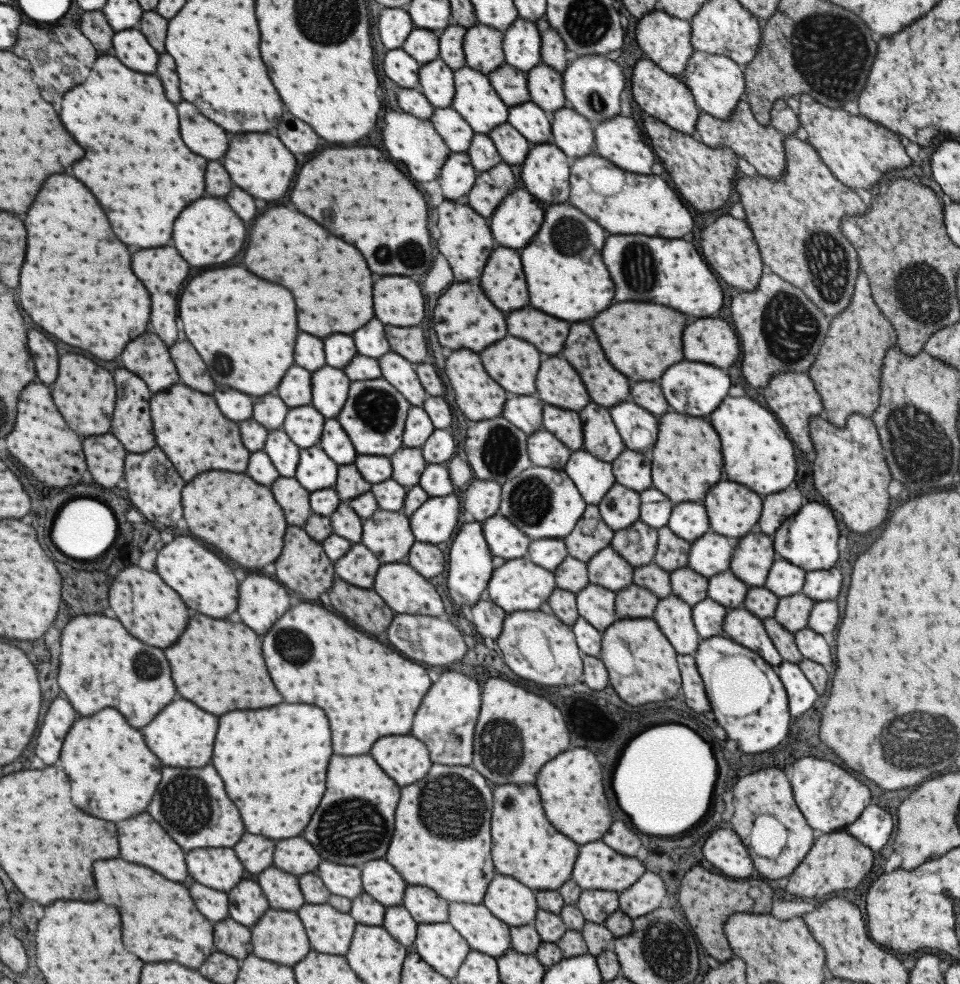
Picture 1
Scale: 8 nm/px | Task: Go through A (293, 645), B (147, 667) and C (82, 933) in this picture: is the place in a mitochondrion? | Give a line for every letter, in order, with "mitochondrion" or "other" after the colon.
A: mitochondrion
B: mitochondrion
C: other

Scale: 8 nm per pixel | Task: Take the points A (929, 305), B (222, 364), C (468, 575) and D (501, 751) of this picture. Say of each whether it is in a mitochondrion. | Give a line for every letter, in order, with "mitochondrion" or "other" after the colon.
A: mitochondrion
B: mitochondrion
C: other
D: mitochondrion

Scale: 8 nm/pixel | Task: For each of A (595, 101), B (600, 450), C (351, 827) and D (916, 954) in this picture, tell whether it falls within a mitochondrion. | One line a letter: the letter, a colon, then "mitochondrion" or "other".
A: mitochondrion
B: other
C: mitochondrion
D: other

